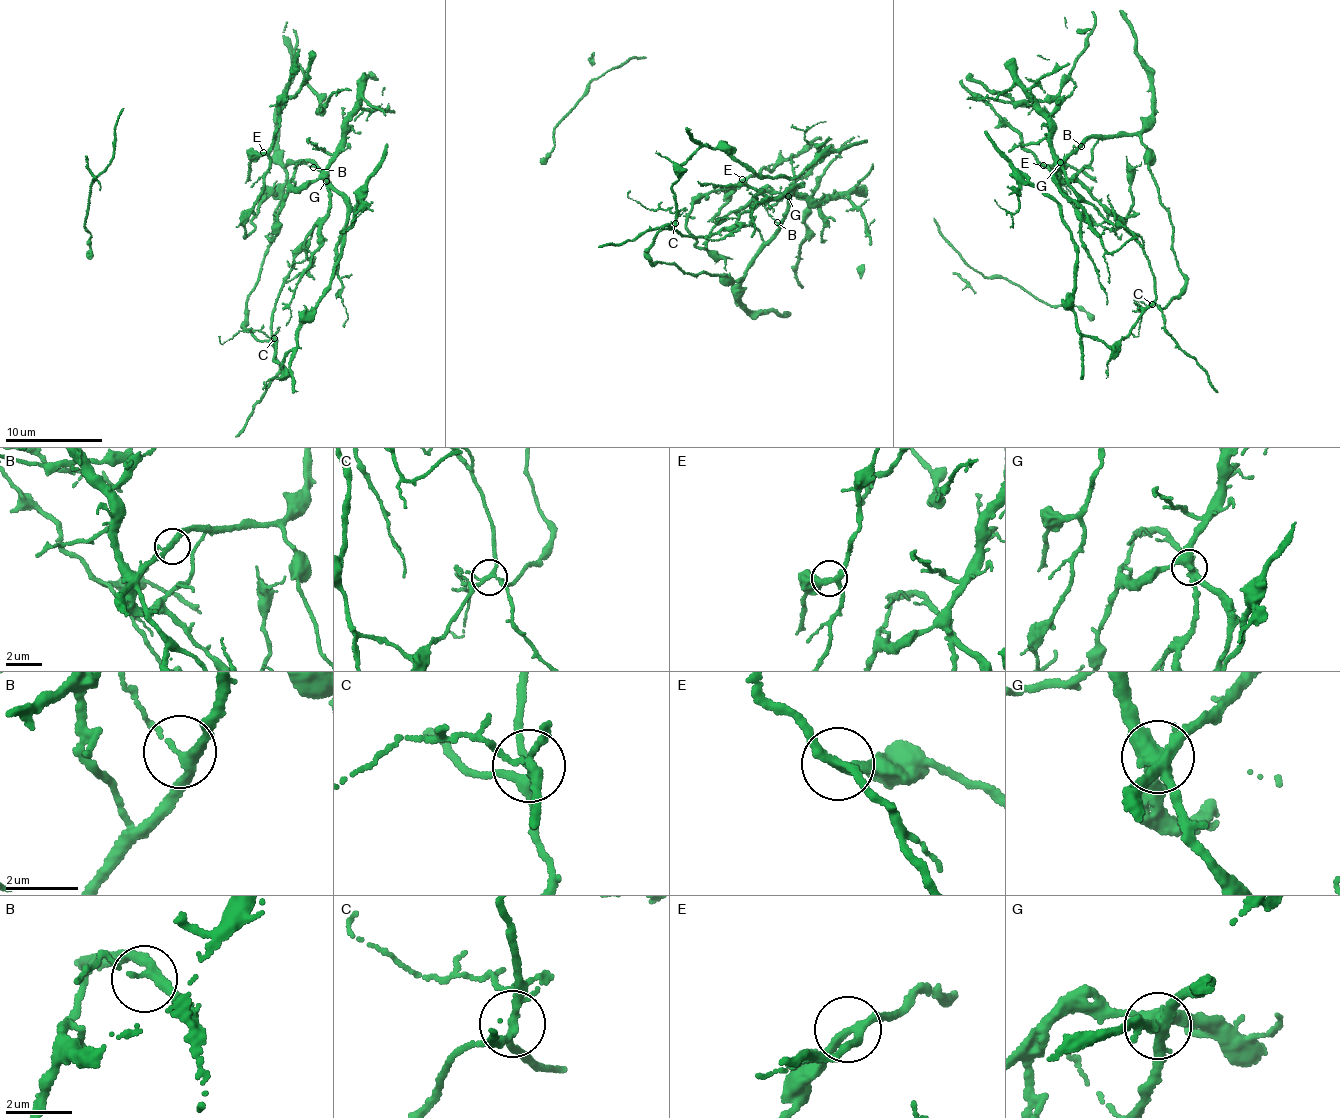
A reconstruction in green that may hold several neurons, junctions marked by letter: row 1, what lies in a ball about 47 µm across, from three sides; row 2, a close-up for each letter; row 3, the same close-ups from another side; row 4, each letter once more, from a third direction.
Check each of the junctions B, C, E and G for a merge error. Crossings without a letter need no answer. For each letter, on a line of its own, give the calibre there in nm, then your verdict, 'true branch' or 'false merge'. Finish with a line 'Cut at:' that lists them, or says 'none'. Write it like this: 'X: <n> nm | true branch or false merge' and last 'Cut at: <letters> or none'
B: 240 nm | true branch
C: 200 nm | false merge
E: 220 nm | true branch
G: 420 nm | false merge
Cut at: C, G

